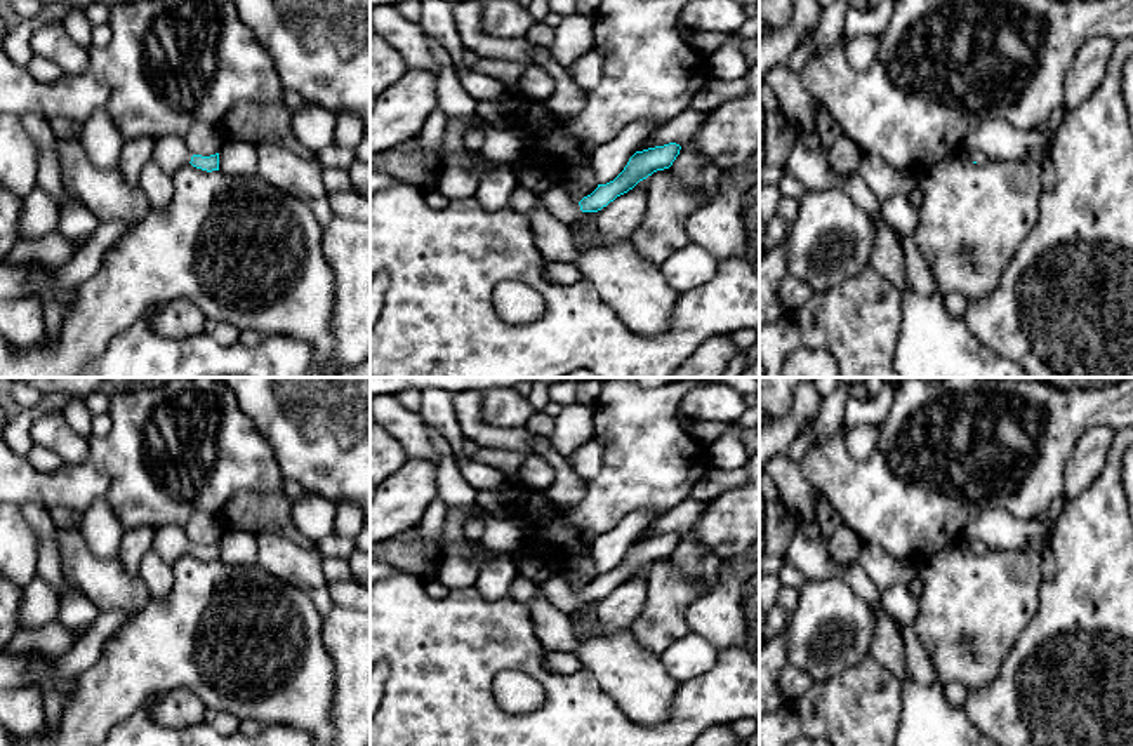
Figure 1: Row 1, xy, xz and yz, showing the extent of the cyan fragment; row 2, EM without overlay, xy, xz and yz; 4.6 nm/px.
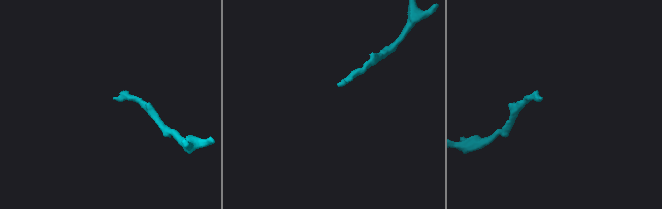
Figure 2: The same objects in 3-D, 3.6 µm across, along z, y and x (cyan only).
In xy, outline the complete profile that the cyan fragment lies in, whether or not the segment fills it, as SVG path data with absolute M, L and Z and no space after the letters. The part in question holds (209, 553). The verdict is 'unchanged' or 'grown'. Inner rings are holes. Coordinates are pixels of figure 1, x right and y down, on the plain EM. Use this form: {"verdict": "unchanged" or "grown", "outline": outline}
{"verdict": "grown", "outline": "M181 525L156 529L151 550L170 565L189 553L207 562L219 560L219 543L210 546L193 544Z"}

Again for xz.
{"verdict": "grown", "outline": "M669 532L636 541L613 570L598 574L580 591L575 591L560 574L544 581L539 588L556 609L570 616L582 602L598 602L653 562L669 558L679 544L679 539L679 534Z"}

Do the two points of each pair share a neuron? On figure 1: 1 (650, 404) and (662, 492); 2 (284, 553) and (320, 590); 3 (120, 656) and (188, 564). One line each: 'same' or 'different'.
1: same
2: same
3: same

